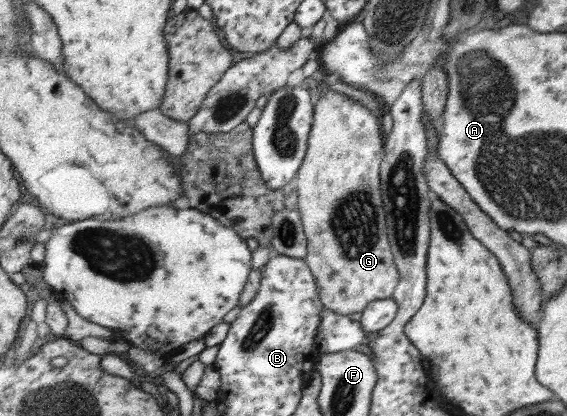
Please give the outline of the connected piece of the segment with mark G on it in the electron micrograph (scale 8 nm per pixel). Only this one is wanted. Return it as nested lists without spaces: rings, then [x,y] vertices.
[[[319,87],[322,90],[322,95],[319,96],[319,100],[315,105],[315,118],[312,125],[311,135],[309,138],[309,145],[307,148],[307,155],[305,156],[302,168],[296,179],[296,192],[299,195],[299,212],[302,214],[302,220],[304,222],[305,234],[308,240],[308,254],[305,256],[305,260],[310,266],[311,271],[315,275],[315,280],[319,284],[320,296],[322,296],[323,304],[327,310],[334,312],[338,315],[351,316],[352,314],[362,312],[366,308],[374,303],[376,300],[385,300],[392,298],[396,287],[399,286],[400,269],[398,269],[398,263],[395,261],[394,251],[390,246],[390,238],[388,238],[389,227],[387,223],[387,212],[384,202],[382,202],[383,192],[380,190],[380,164],[383,164],[384,156],[384,138],[382,138],[382,126],[380,126],[380,120],[372,114],[370,108],[366,108],[362,102],[356,102],[340,92],[334,90],[328,90],[324,87]]]

